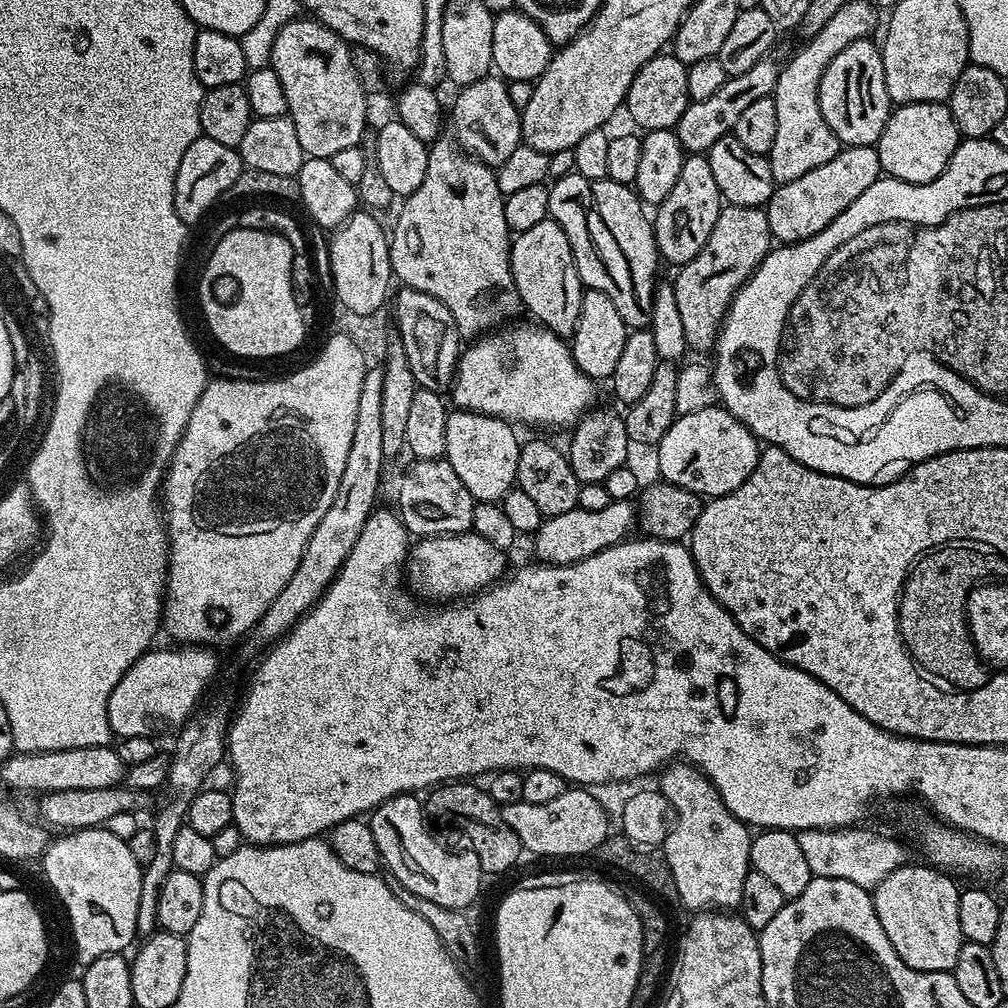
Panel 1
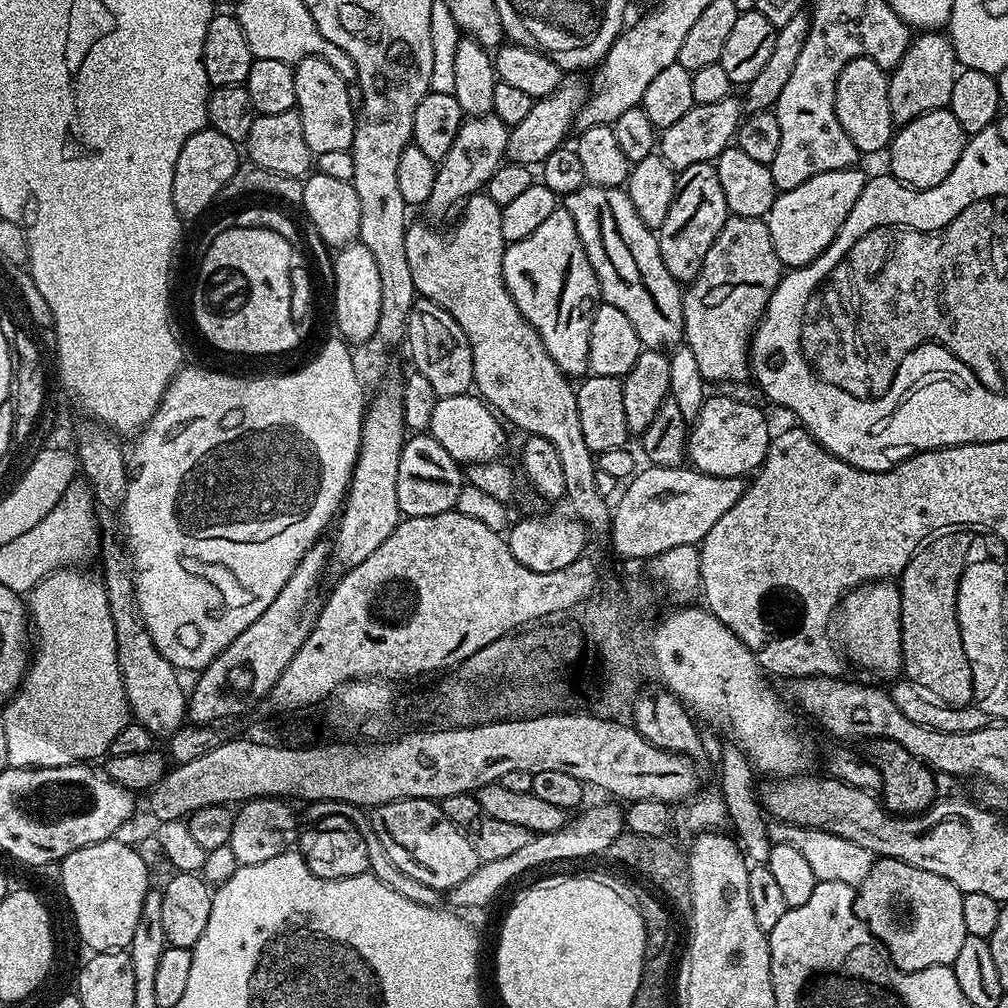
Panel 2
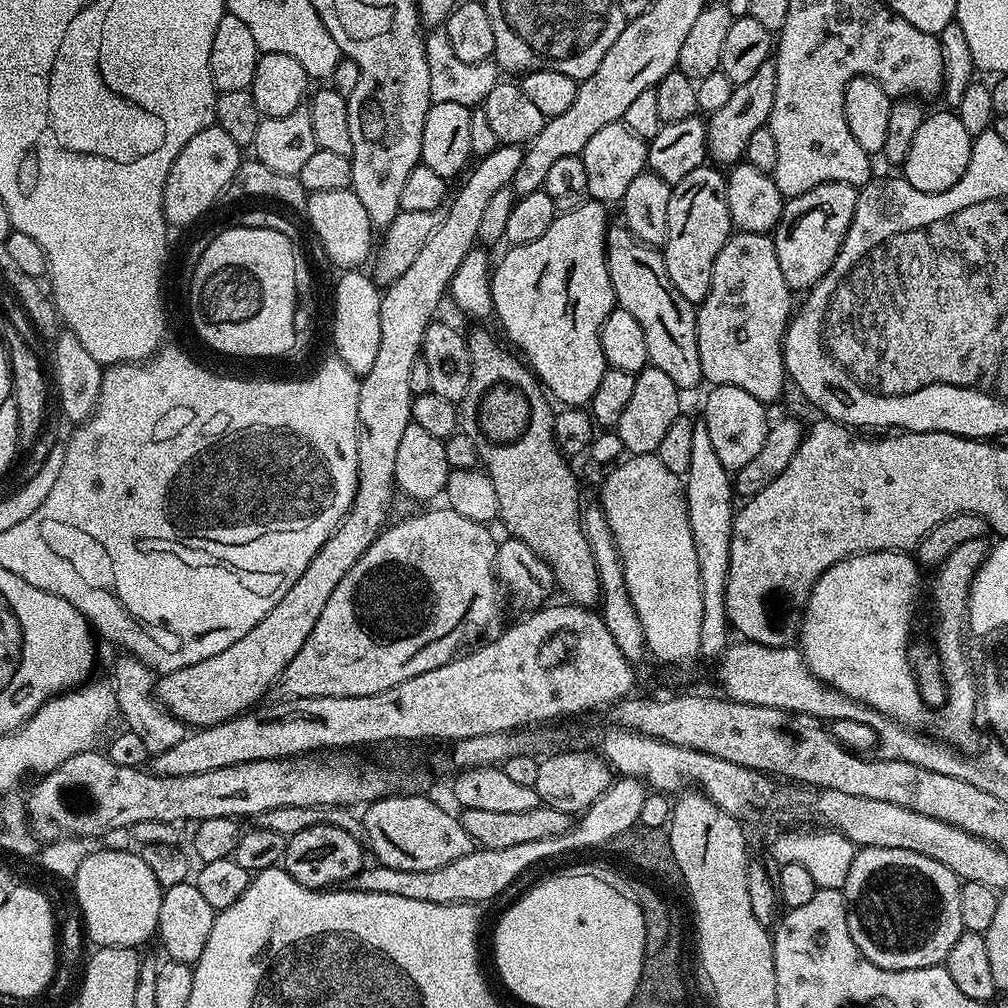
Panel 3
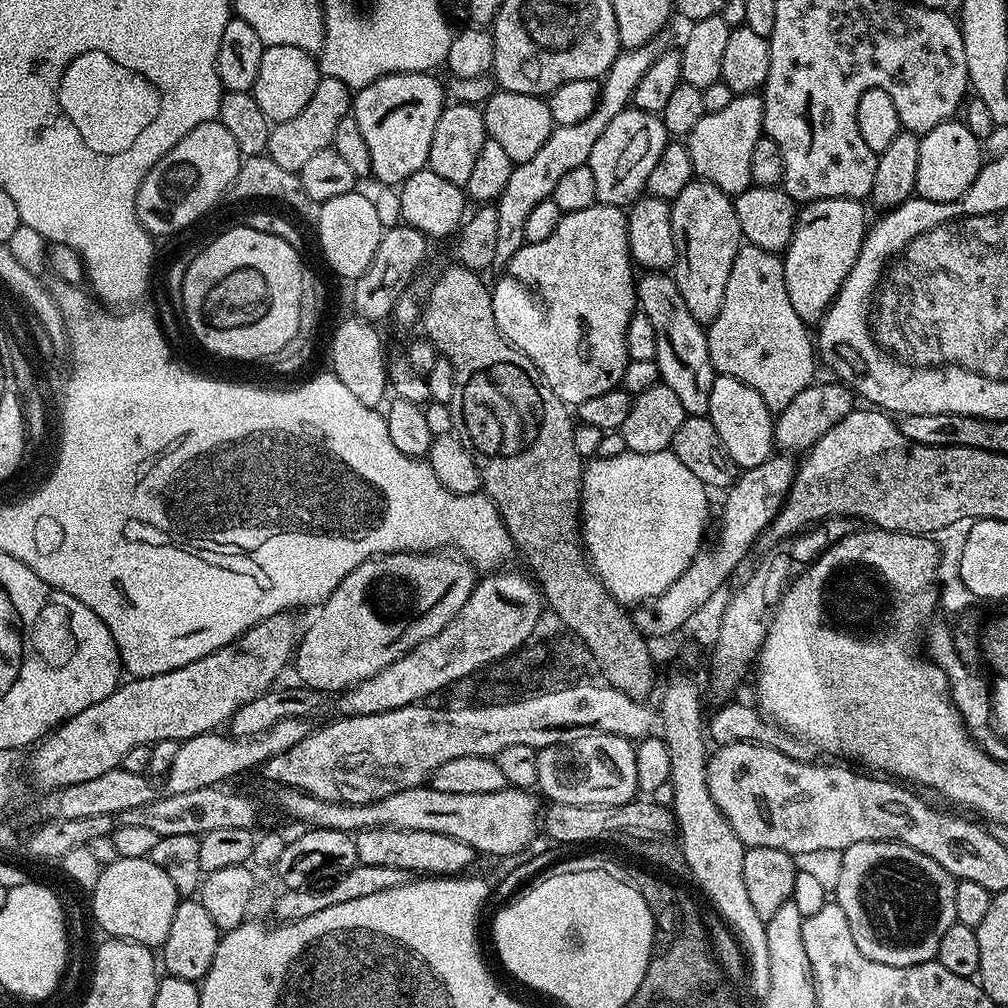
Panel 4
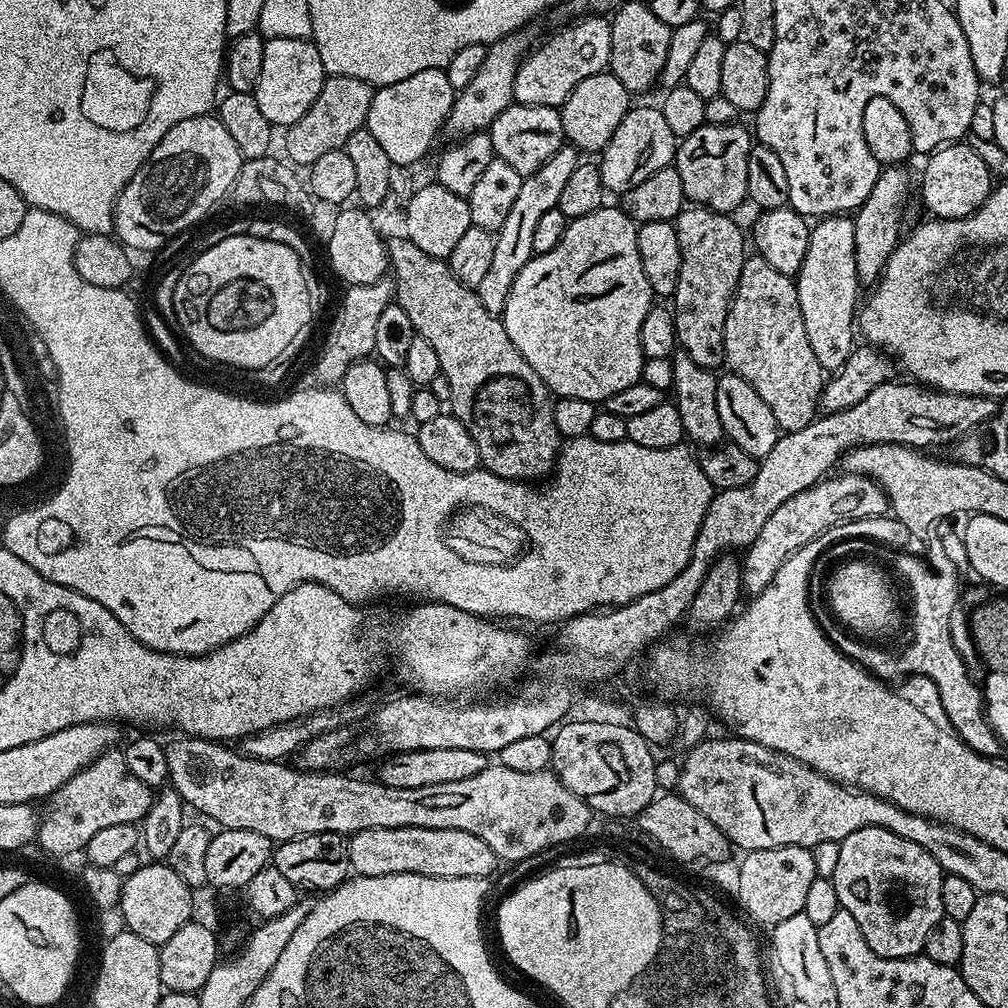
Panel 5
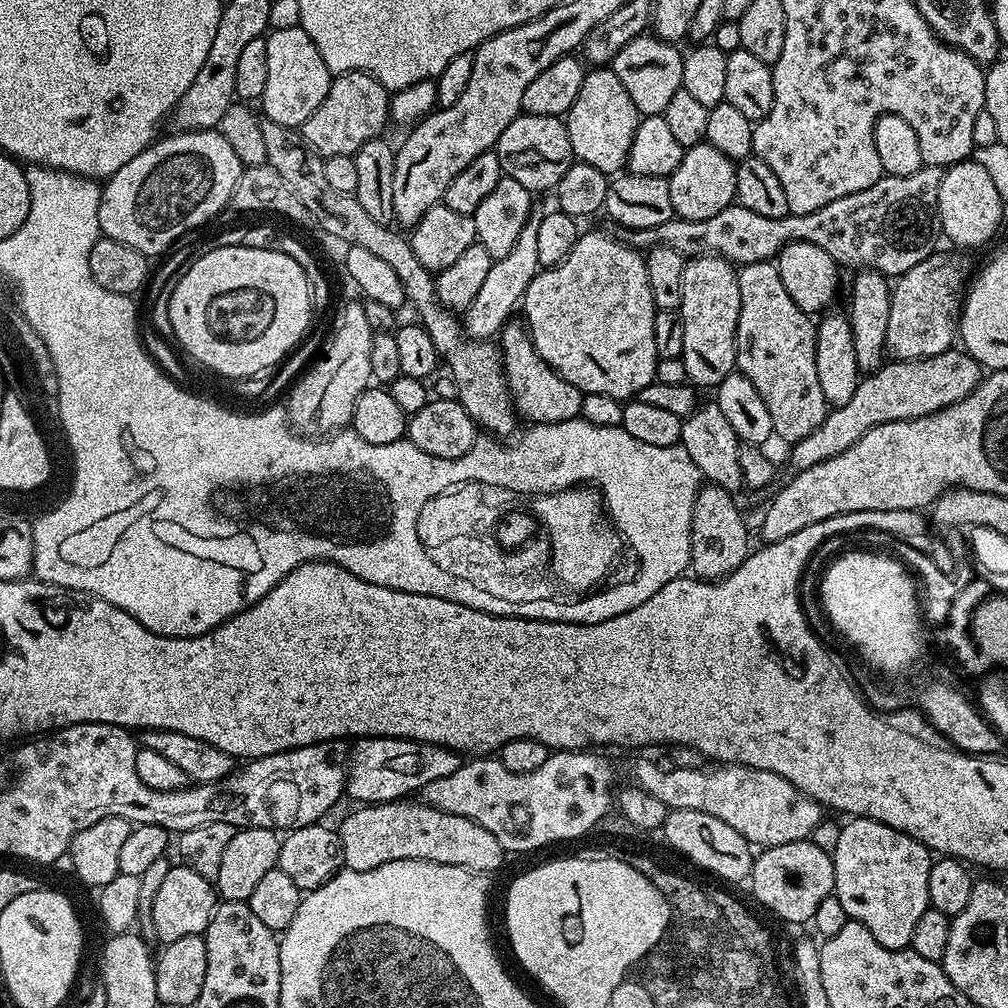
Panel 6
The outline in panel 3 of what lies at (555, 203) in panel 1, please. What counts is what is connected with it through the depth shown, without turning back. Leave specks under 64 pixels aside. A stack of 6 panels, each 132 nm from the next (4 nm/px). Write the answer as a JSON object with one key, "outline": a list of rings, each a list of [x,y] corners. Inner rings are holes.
{"outline":[[[609,227],[608,269],[610,282],[614,286],[616,303],[630,310],[646,334],[646,350],[651,367],[663,370],[677,388],[687,390],[702,384],[702,358],[698,358],[698,338],[696,337],[696,308],[670,282],[666,274],[663,255],[655,247],[642,244],[632,237],[629,228]]]}

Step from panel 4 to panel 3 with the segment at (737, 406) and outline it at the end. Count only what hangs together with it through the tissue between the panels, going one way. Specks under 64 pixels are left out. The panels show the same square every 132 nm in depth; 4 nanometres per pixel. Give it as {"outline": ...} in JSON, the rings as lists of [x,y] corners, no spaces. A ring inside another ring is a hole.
{"outline":[[[718,384],[711,389],[712,393],[704,400],[704,416],[702,422],[706,430],[710,430],[710,443],[722,461],[722,466],[735,470],[746,466],[750,458],[758,458],[758,450],[762,450],[762,442],[766,442],[766,434],[770,427],[770,419],[766,406],[754,394],[746,394],[746,390],[738,390],[738,386]]]}

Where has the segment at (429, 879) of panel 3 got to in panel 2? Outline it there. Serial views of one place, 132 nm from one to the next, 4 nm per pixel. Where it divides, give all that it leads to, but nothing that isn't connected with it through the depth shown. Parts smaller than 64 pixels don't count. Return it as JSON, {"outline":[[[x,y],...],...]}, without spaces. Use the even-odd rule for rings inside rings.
{"outline":[[[615,803],[612,804],[600,804],[597,808],[585,807],[577,820],[569,819],[553,832],[533,835],[526,842],[526,846],[520,847],[515,854],[509,854],[506,858],[483,861],[478,870],[474,870],[474,874],[470,874],[464,882],[458,882],[456,888],[448,889],[446,900],[449,900],[453,904],[449,905],[456,910],[484,908],[515,876],[520,876],[531,868],[540,868],[543,864],[556,864],[559,860],[580,860],[583,856],[596,856],[599,852],[607,853],[610,842],[614,842],[614,838],[618,838],[626,828],[624,812],[616,809]]]}

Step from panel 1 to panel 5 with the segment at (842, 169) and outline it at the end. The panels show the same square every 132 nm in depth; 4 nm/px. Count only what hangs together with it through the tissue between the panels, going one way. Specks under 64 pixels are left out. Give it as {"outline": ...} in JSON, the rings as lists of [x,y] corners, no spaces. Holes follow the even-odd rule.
{"outline":[[[847,215],[826,216],[817,219],[811,225],[808,233],[808,245],[806,246],[806,258],[802,258],[802,266],[796,271],[794,279],[796,282],[796,293],[798,294],[798,306],[802,310],[802,323],[806,326],[806,339],[810,342],[810,347],[814,349],[814,358],[818,358],[818,362],[824,368],[825,373],[831,374],[836,372],[846,363],[850,358],[850,354],[854,351],[852,339],[857,339],[858,336],[858,303],[856,304],[856,299],[859,298],[860,291],[862,291],[858,270],[854,266],[854,226],[852,225],[852,220]]]}

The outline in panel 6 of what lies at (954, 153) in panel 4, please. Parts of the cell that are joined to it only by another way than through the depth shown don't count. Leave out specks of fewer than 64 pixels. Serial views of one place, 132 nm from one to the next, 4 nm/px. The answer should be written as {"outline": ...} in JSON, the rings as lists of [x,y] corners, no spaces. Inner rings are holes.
{"outline":[[[969,158],[951,165],[945,171],[938,186],[938,228],[952,244],[960,248],[980,248],[1000,228],[1000,219],[1004,216],[1006,203],[998,194],[993,179],[986,174],[986,169]]]}

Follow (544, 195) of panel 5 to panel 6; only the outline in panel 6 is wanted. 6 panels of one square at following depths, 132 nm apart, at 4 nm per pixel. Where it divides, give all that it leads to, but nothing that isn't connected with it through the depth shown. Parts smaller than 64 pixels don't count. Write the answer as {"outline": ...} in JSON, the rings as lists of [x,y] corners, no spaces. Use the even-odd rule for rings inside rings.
{"outline":[[[529,215],[527,222],[522,226],[522,234],[518,234],[518,242],[514,245],[514,250],[506,254],[506,258],[498,258],[492,261],[490,275],[482,282],[478,294],[474,294],[474,302],[465,308],[462,313],[462,327],[473,340],[491,341],[499,337],[501,329],[513,317],[512,311],[521,307],[526,286],[541,271],[538,262],[538,222],[540,216]]]}

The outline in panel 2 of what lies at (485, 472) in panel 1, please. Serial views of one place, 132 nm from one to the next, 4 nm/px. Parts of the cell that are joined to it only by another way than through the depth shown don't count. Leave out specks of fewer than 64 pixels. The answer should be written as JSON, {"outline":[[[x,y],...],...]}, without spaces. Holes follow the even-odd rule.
{"outline":[[[467,394],[456,397],[439,397],[434,406],[427,431],[436,439],[438,446],[450,454],[461,466],[499,460],[504,452],[504,428],[501,417],[489,408],[479,395]]]}

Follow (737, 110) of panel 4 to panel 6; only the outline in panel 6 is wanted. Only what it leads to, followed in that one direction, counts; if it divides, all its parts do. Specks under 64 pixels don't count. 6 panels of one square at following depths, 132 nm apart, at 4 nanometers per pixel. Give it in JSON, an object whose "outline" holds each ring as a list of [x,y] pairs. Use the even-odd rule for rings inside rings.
{"outline":[[[707,142],[684,149],[684,157],[668,177],[670,206],[681,220],[701,220],[722,214],[736,200],[736,164],[722,150],[714,150]]]}

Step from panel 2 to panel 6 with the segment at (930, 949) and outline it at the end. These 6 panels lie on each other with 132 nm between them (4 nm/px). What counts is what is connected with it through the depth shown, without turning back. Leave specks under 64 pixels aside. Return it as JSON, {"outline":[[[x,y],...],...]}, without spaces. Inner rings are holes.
{"outline":[[[865,816],[849,819],[840,829],[838,846],[832,851],[836,890],[834,895],[842,902],[849,920],[857,920],[882,946],[887,948],[907,948],[914,938],[914,926],[918,918],[930,907],[930,870],[934,859],[933,853],[922,842],[910,838],[902,830],[894,830],[877,820]]]}

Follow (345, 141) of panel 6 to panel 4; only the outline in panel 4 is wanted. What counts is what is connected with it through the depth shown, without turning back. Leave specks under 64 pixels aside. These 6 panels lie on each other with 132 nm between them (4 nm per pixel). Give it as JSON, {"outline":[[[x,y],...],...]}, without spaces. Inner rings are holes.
{"outline":[[[321,75],[318,86],[314,90],[314,98],[310,98],[310,102],[306,102],[298,114],[294,114],[294,118],[290,118],[281,124],[272,124],[268,134],[268,151],[266,153],[274,162],[283,169],[299,174],[302,166],[306,166],[306,162],[313,154],[318,154],[318,150],[326,150],[331,148],[332,139],[334,138],[334,130],[338,130],[338,122],[342,122],[342,118],[346,118],[354,108],[354,92],[346,86],[346,82],[338,82],[338,78],[330,78]]]}

